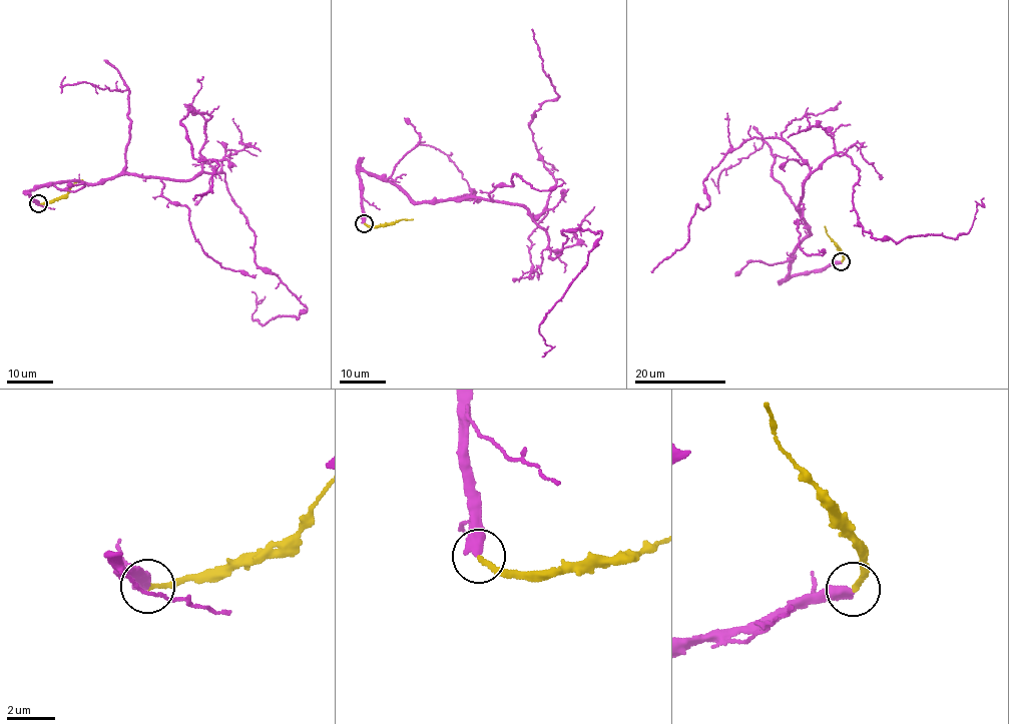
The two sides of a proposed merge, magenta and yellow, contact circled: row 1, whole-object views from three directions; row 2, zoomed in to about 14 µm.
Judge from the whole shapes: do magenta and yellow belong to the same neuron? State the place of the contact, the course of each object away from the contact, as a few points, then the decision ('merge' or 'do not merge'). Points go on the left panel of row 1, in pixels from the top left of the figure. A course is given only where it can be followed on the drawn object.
(38, 203) | magenta via (39, 204), (27, 191), (222, 172), (255, 232), (255, 262), (307, 311), (263, 324), (250, 291) | yellow via (39, 204), (65, 198), (74, 183), (82, 179) | do not merge

